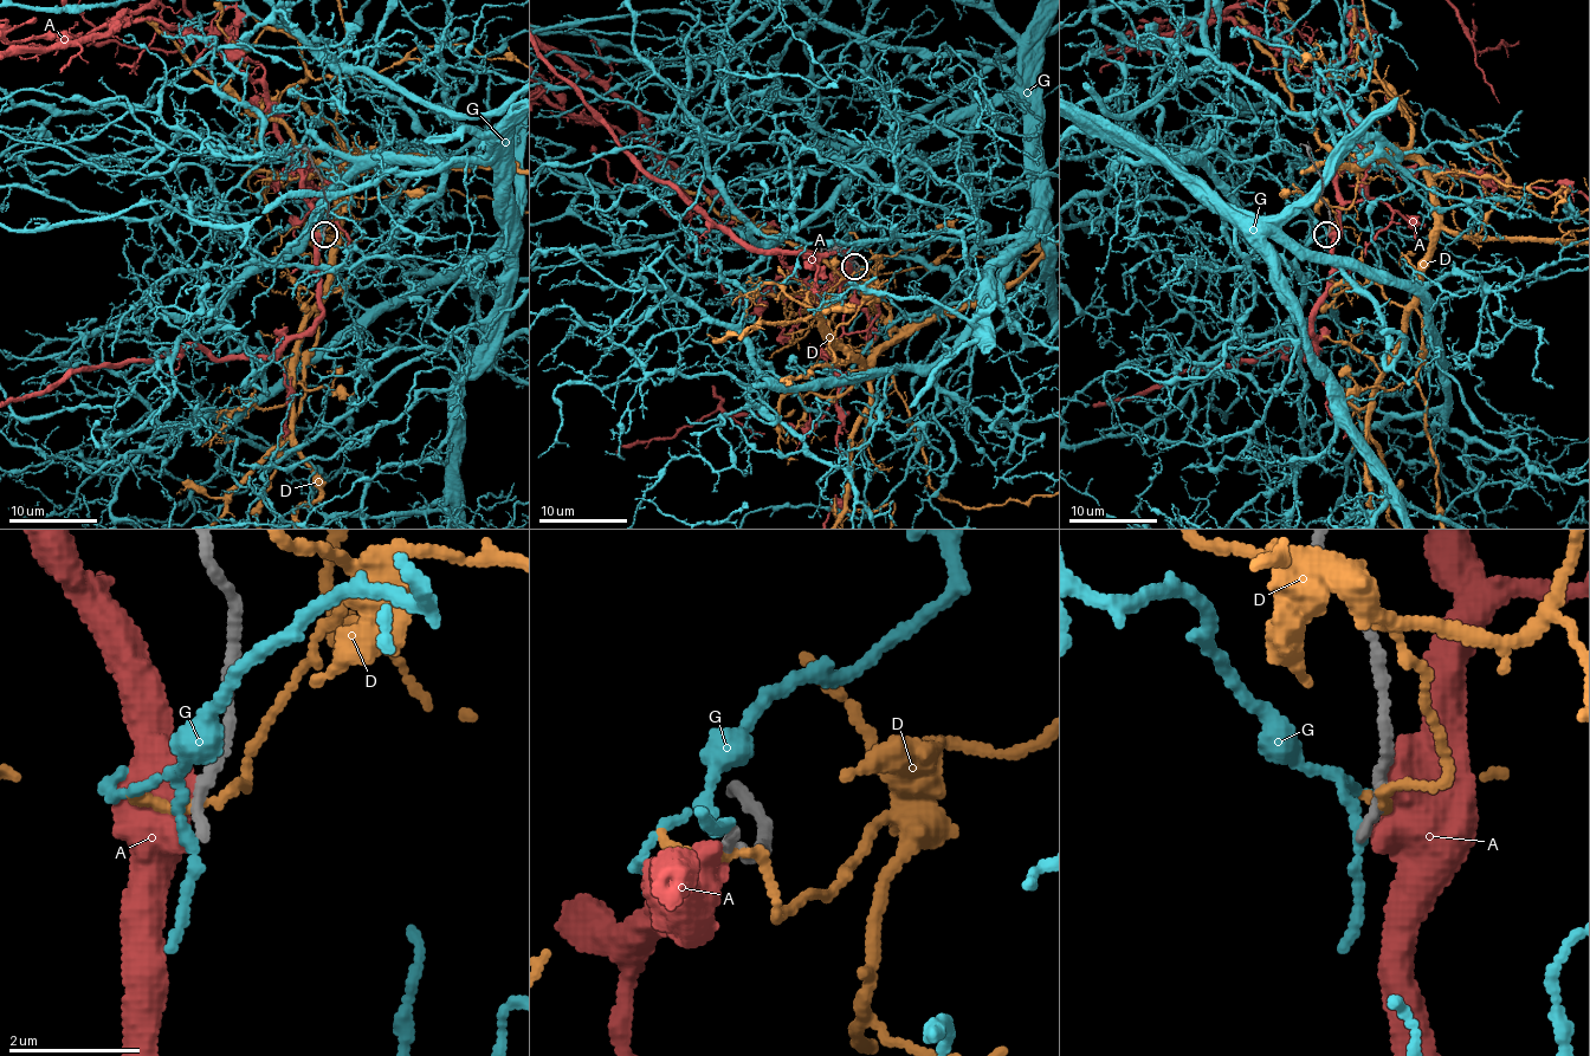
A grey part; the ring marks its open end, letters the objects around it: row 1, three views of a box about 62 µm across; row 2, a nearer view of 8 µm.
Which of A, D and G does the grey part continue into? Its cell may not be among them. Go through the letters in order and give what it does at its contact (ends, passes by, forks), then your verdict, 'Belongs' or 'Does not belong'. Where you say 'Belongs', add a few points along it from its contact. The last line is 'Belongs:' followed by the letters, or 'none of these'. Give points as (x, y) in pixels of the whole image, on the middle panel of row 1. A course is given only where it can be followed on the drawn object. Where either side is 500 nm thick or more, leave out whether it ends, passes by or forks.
A: Does not belong
D: It ends there. Does not belong
G: It forks there. Does not belong
Belongs: none of these

